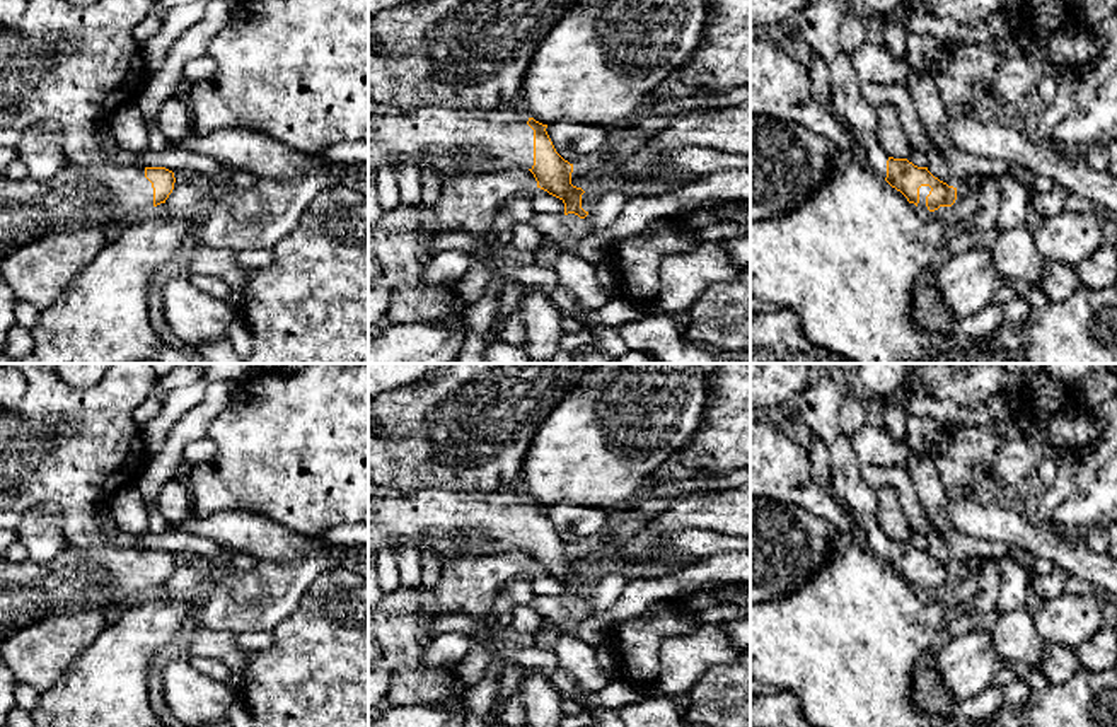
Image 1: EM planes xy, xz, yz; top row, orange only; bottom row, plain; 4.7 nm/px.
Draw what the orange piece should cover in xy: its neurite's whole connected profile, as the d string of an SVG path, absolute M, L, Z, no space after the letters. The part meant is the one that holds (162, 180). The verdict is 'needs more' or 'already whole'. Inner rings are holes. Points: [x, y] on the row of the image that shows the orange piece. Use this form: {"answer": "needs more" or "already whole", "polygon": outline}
{"answer": "needs more", "polygon": "M65 164L46 181L36 181L31 176L24 179L0 176L0 259L44 236L84 227L114 230L121 224L165 203L174 183L174 172L165 167L121 167L113 164L84 167Z"}

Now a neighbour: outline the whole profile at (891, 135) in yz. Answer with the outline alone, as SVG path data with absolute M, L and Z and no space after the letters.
M892 104L877 108L877 140L885 154L894 159L907 159L912 148Z

